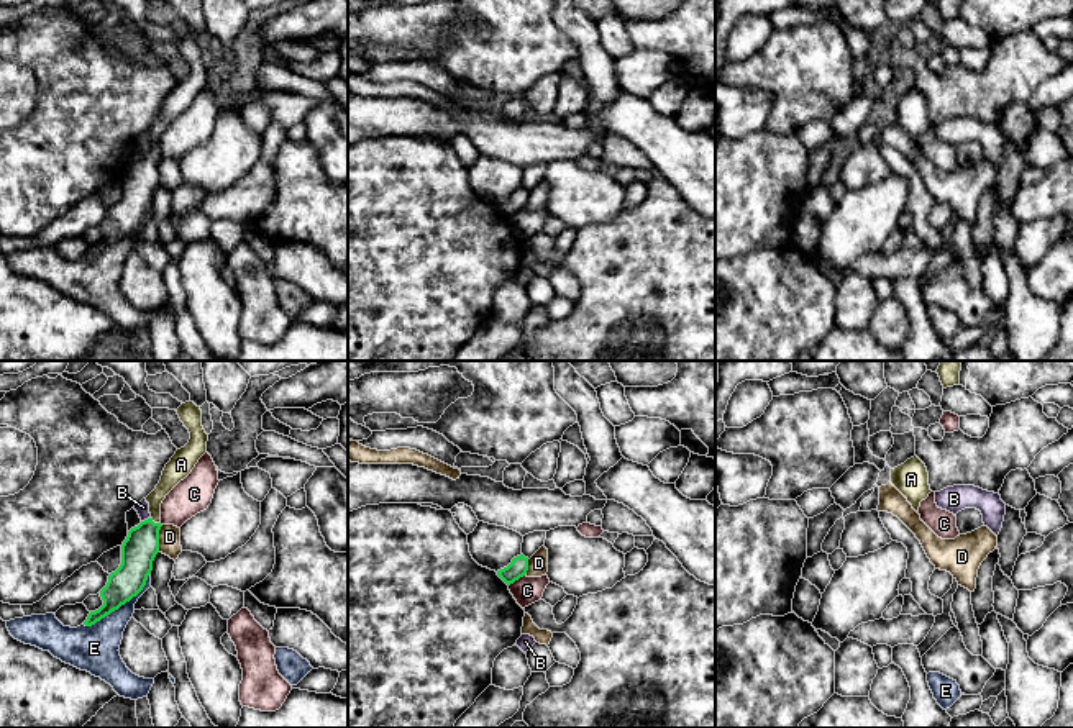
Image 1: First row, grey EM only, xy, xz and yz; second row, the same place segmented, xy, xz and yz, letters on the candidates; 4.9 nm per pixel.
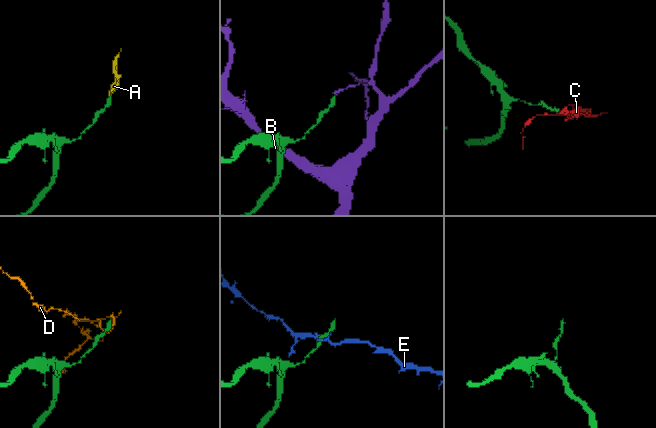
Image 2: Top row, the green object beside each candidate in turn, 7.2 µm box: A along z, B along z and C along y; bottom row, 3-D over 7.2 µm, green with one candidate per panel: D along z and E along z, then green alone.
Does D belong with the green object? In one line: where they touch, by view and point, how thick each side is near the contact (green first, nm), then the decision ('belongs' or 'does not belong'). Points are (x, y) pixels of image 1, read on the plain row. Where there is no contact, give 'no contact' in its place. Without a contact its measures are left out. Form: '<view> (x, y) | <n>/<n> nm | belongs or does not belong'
xy (158, 171) | 170/110 nm | does not belong

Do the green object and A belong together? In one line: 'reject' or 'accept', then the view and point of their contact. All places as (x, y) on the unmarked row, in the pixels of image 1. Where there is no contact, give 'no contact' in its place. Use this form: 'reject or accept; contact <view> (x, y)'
accept; contact xy (153, 154)

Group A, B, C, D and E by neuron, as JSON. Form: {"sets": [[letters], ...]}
{"sets": [["A"], ["B"], ["C"], ["D"], ["E"]]}

